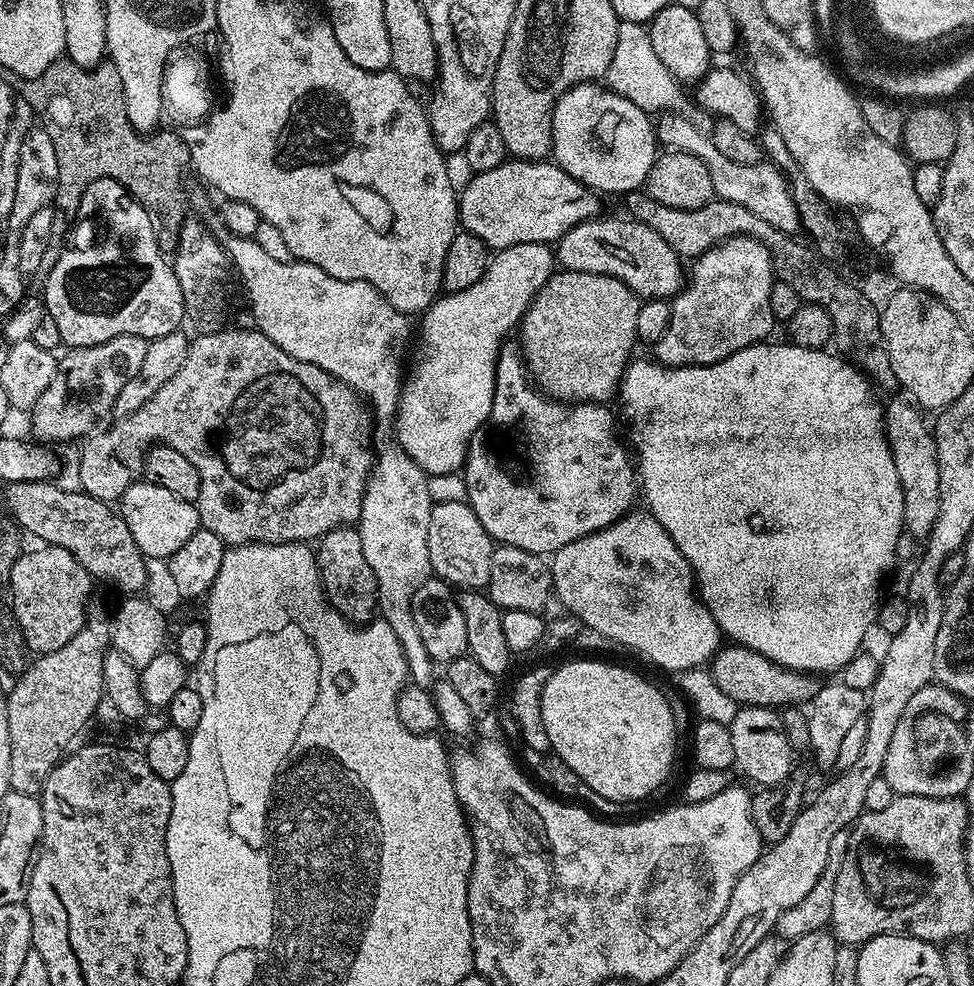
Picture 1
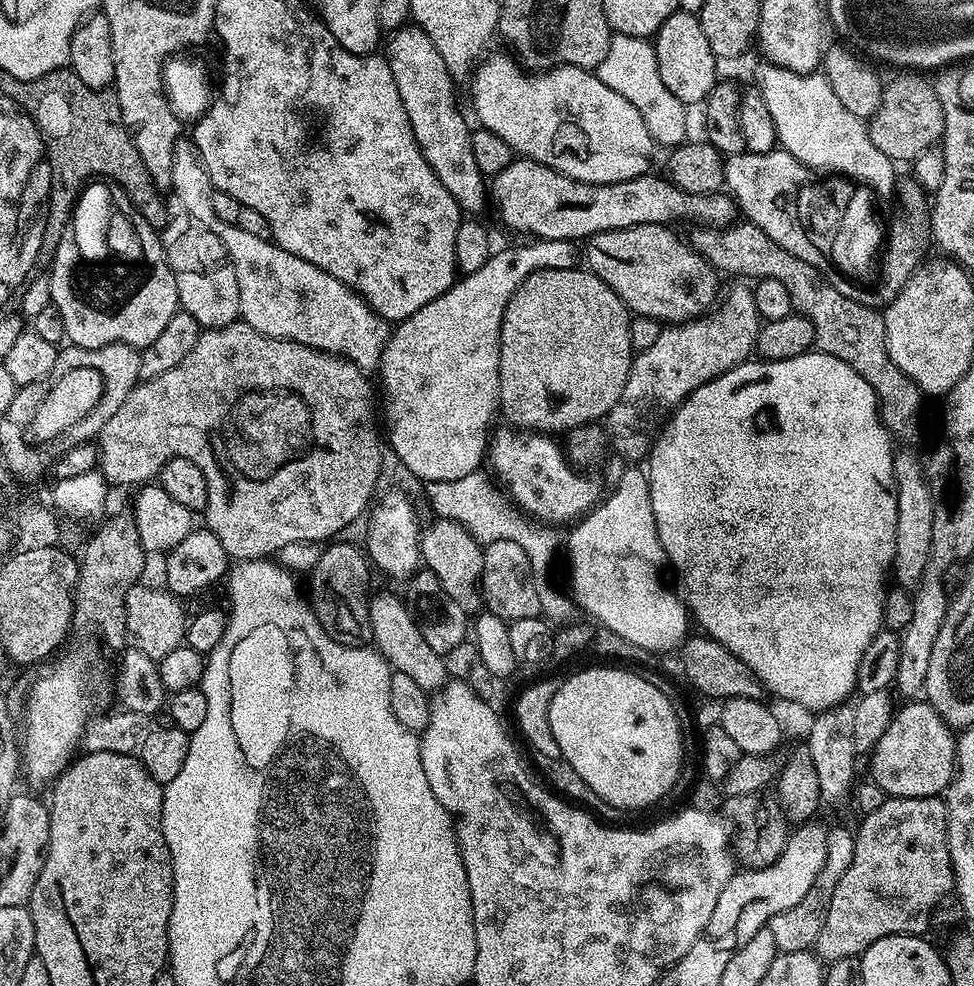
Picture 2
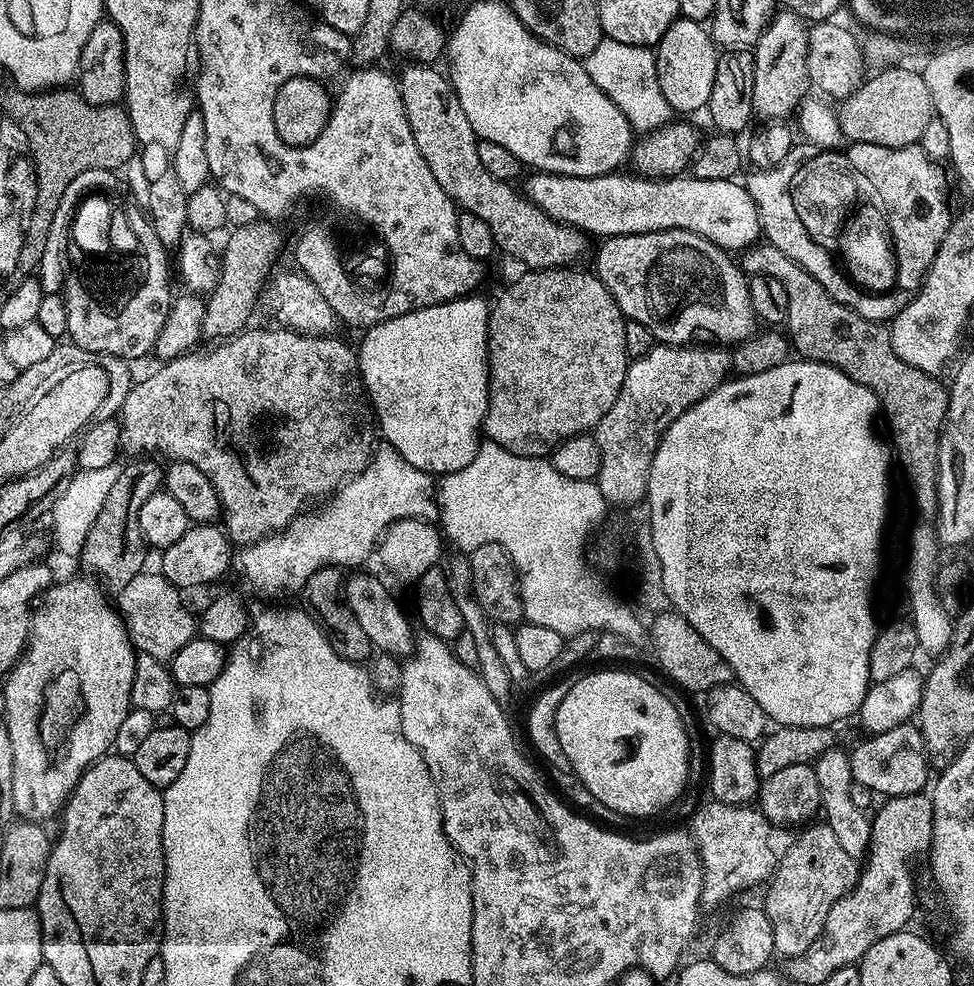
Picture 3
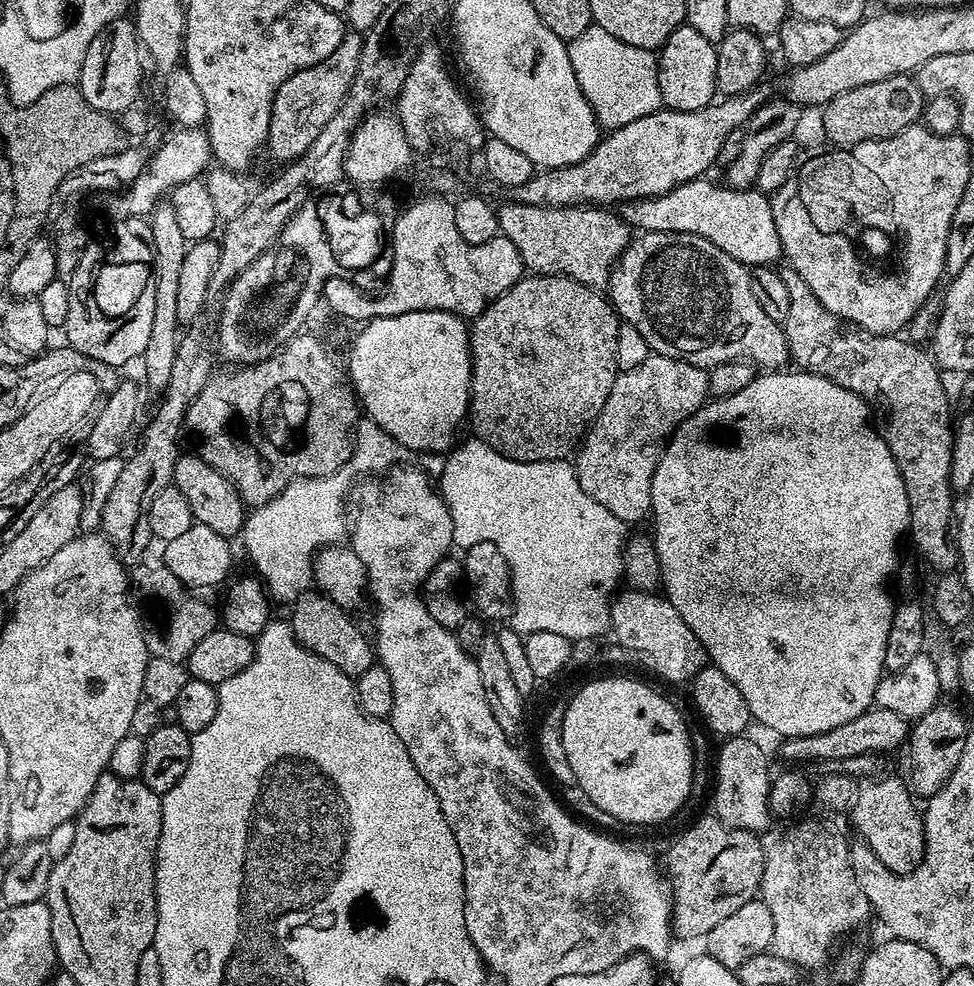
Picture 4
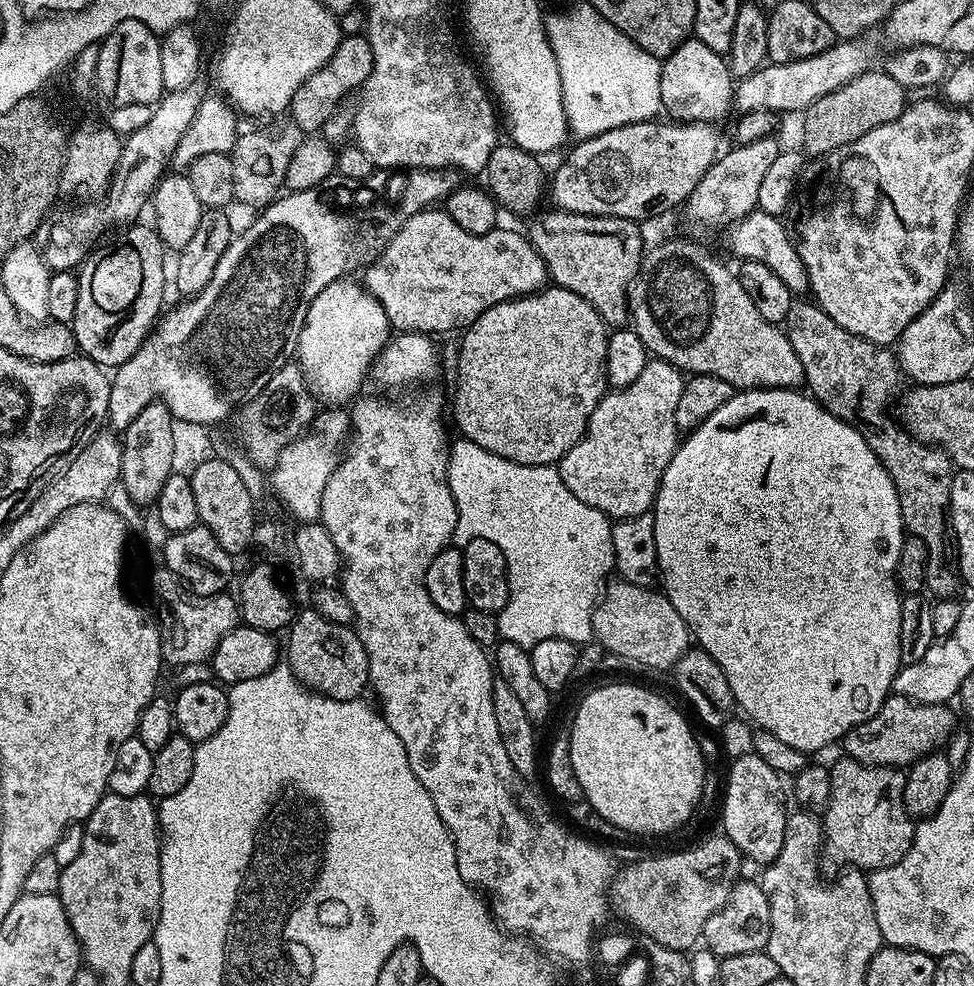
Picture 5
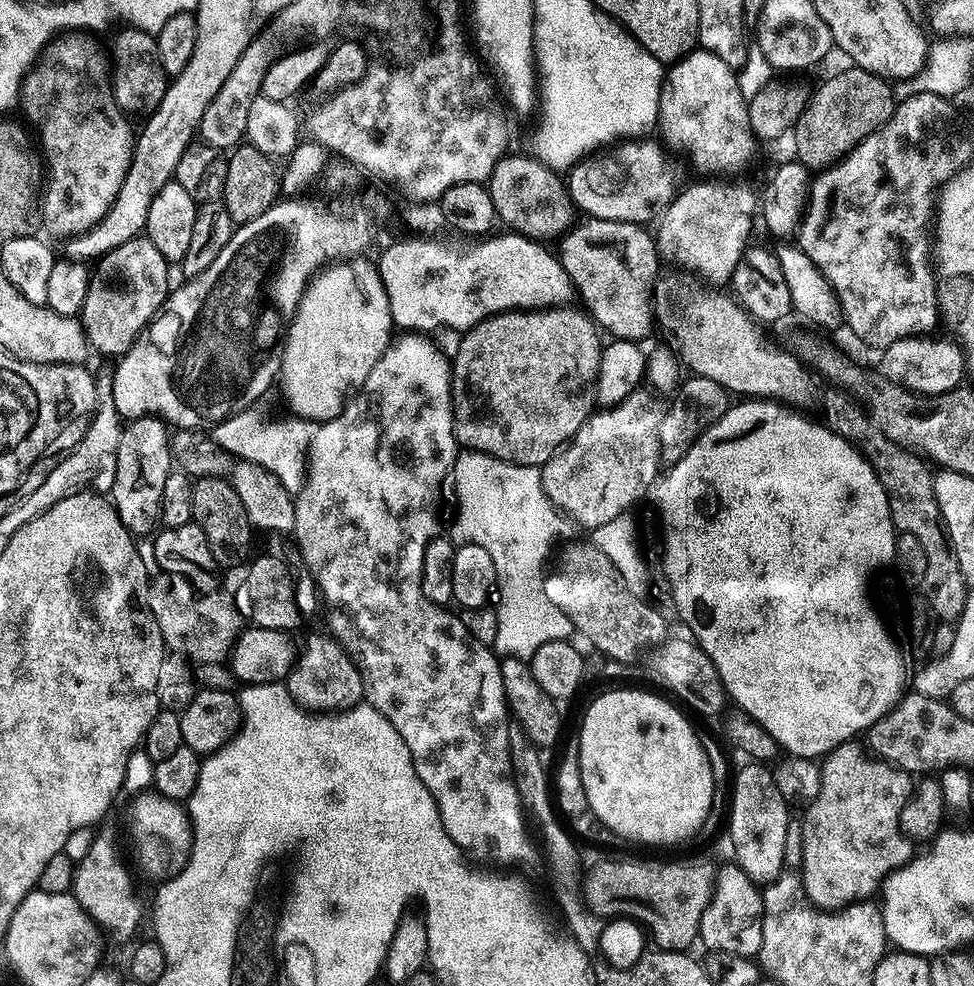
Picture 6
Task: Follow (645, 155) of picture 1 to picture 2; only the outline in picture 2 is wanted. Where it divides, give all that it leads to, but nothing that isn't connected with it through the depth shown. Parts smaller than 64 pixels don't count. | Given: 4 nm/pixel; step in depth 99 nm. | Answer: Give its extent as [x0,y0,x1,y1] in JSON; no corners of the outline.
[470,51,654,184]

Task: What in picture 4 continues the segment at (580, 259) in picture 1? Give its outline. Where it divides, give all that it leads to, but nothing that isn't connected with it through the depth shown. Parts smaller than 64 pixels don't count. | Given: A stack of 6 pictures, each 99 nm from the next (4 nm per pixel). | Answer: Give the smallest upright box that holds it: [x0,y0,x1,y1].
[606,232,789,370]

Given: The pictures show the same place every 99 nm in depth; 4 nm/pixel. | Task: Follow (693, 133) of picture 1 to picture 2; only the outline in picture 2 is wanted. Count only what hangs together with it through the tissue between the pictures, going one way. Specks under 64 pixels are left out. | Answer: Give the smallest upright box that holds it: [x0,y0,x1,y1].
[724,150,924,310]

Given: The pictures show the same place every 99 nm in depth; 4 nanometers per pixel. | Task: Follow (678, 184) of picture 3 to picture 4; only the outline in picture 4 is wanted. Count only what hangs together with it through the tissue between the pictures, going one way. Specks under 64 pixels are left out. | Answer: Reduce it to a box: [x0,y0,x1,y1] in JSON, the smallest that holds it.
[622,178,782,266]

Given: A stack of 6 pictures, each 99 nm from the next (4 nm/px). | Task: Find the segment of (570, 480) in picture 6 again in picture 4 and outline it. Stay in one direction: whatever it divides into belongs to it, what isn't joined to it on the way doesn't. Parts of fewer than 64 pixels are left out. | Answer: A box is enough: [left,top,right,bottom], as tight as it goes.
[574,354,709,526]

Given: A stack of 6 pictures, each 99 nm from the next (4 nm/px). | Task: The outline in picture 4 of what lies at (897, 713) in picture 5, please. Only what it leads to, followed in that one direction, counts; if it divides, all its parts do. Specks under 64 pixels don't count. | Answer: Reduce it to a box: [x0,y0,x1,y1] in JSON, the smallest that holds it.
[780,706,910,765]

